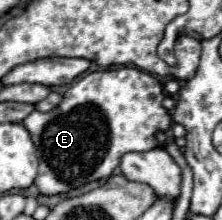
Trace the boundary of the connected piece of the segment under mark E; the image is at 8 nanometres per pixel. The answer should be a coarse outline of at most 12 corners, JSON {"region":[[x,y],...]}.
{"region":[[85,74],[23,120],[45,196],[109,178],[171,126],[153,74]]}

